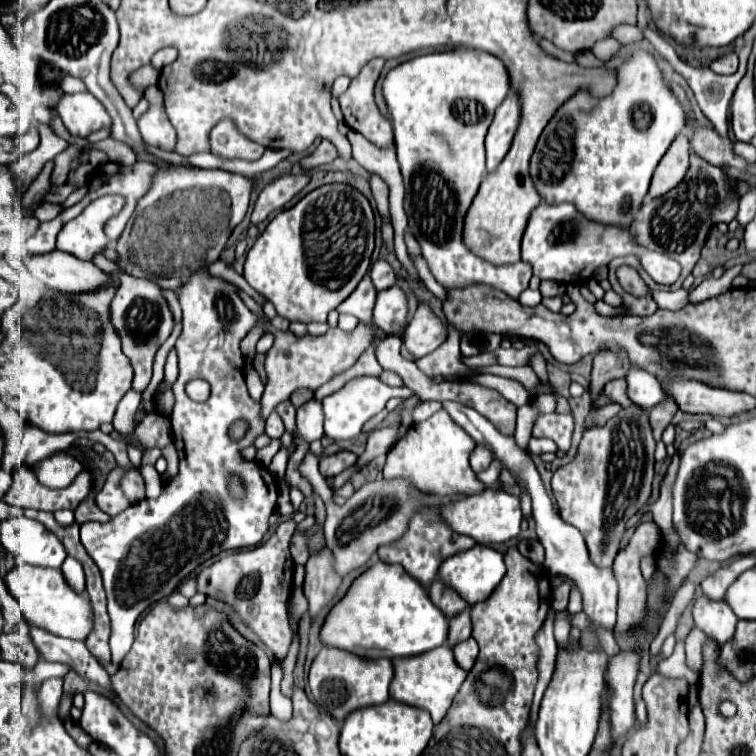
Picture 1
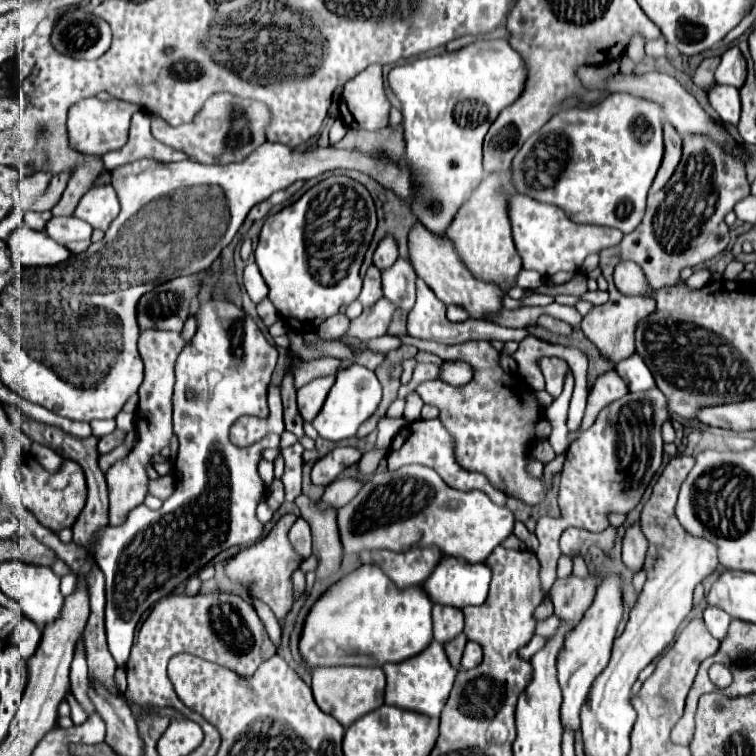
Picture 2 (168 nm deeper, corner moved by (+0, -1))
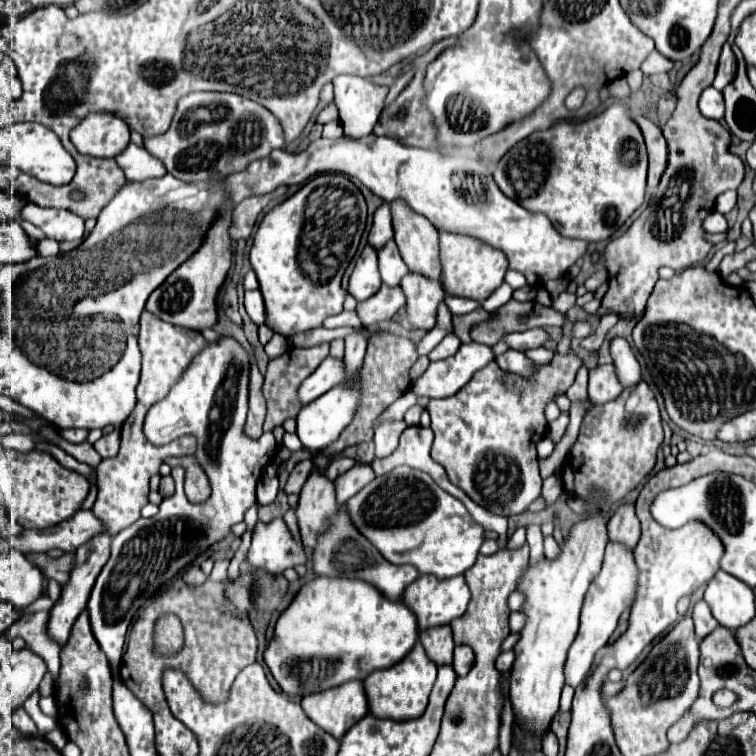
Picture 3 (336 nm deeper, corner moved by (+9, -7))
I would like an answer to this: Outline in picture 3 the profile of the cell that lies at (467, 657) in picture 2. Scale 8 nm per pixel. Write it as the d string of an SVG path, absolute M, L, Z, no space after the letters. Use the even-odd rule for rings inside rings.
M458 645L454 649L454 661L452 661L456 675L468 675L472 665L474 665L474 651L468 645Z

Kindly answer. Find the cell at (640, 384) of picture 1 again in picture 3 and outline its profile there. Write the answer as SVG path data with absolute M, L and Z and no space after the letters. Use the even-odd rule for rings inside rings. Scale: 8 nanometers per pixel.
M614 337L610 341L610 355L614 359L614 365L618 369L618 377L622 381L624 387L632 387L634 383L638 383L640 375L640 363L634 357L632 347L628 345L626 339L622 337Z

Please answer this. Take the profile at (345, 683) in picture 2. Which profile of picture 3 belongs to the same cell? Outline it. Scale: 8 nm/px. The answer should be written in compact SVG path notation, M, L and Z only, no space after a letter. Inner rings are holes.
M350 681L334 689L314 693L302 699L302 709L310 721L336 739L368 713L368 701L362 681Z

